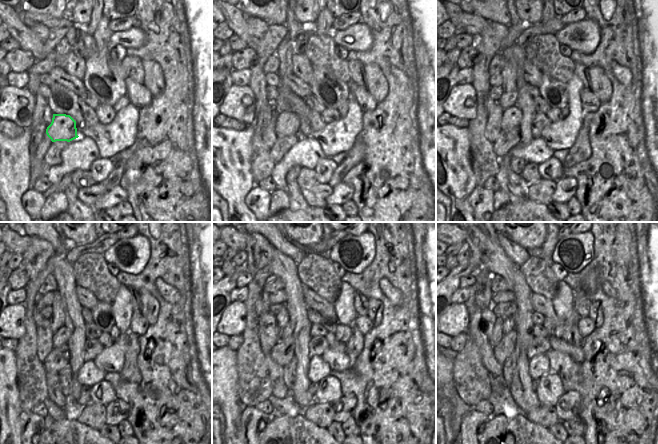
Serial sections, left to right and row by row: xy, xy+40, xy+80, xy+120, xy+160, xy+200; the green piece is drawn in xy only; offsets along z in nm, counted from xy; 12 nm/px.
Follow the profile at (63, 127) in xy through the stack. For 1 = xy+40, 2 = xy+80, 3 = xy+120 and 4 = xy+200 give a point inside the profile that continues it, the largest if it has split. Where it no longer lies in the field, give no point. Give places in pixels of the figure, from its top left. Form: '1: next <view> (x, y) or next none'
1: next xy+40 (287, 123)
2: next xy+80 (511, 117)
3: next xy+120 (61, 336)
4: next xy+200 (508, 322)

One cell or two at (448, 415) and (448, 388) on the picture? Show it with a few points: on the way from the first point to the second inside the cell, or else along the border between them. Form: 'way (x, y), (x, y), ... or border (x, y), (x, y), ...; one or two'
border (457, 394), (453, 398), (446, 397); two

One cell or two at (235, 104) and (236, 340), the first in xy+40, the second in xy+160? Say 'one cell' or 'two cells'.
two cells

